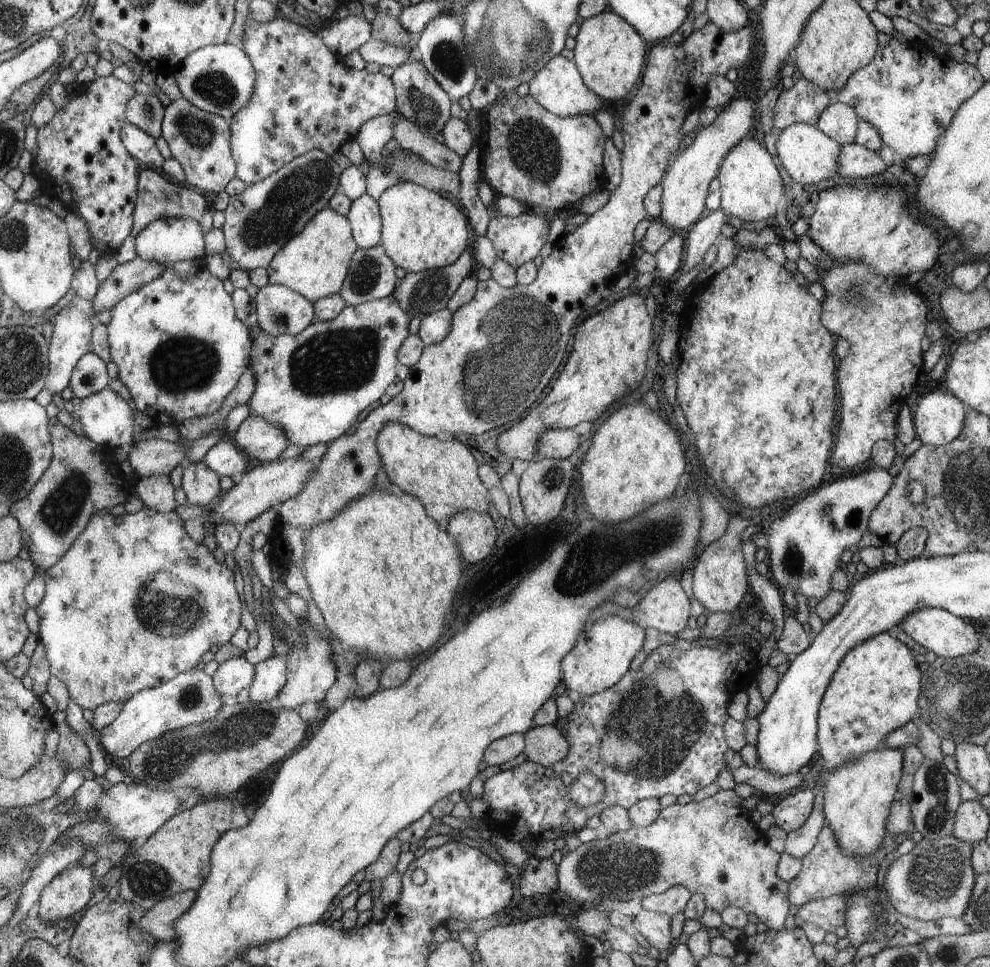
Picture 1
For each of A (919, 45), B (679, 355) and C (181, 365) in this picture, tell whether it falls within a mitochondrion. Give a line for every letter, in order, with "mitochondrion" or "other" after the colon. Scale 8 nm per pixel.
A: other
B: other
C: mitochondrion

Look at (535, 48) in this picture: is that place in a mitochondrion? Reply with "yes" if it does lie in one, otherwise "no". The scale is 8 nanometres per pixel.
yes

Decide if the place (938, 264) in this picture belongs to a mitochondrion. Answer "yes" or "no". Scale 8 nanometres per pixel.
no

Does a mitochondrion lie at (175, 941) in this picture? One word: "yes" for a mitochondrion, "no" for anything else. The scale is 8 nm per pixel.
no

